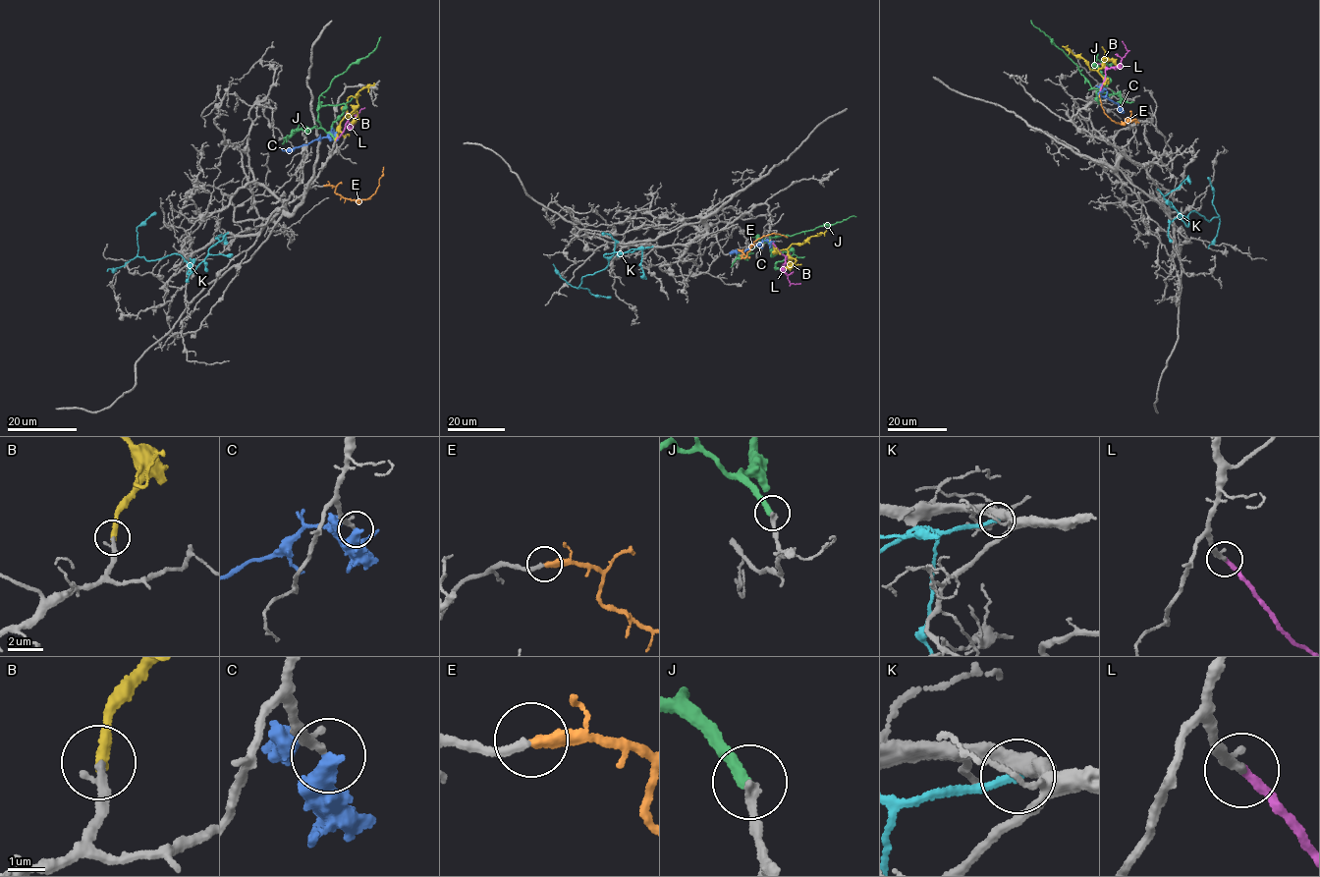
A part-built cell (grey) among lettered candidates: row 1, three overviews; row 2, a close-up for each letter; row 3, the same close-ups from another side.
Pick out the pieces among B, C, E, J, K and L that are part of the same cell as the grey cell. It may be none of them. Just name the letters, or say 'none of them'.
E, L

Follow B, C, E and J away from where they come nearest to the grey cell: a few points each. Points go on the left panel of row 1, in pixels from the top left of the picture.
B: (335, 139), (345, 116), (357, 105), (358, 90), (374, 82)
C: (336, 139), (332, 135), (285, 150), (282, 148)
E: (323, 186), (335, 188), (335, 192), (346, 198), (358, 201), (370, 198), (379, 185), (383, 167)
J: (336, 139), (322, 129), (318, 119), (319, 97), (335, 77), (375, 50), (380, 36)

